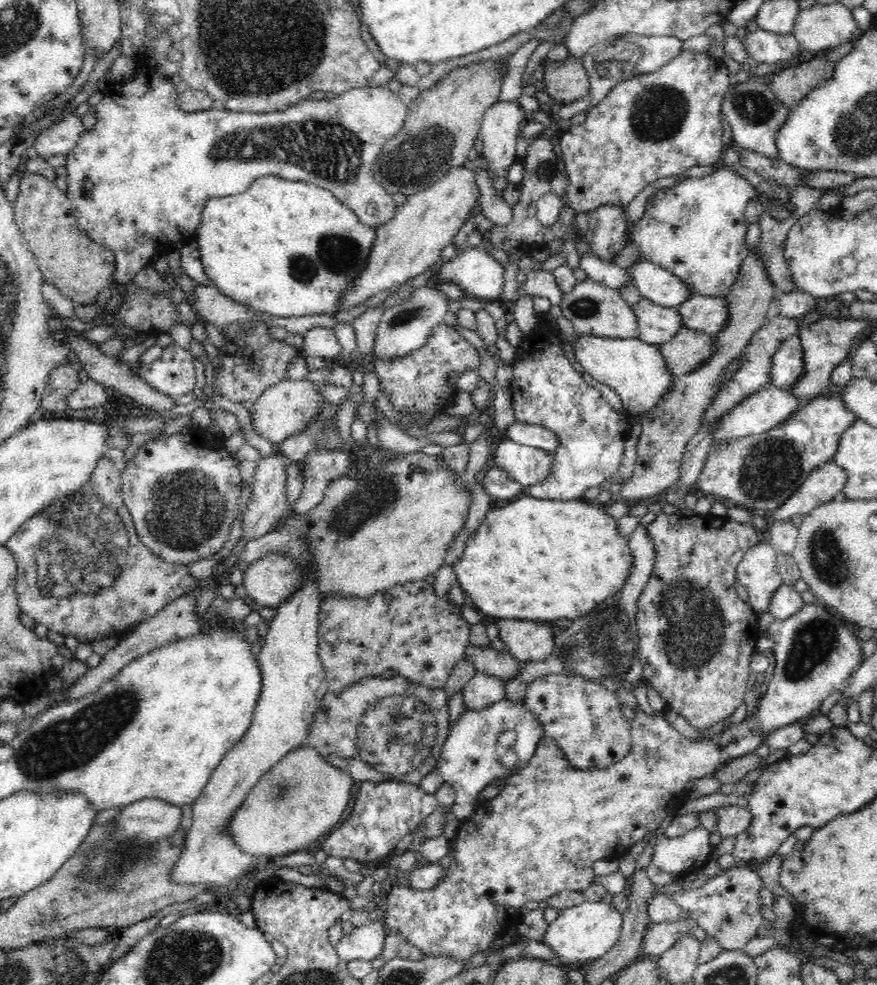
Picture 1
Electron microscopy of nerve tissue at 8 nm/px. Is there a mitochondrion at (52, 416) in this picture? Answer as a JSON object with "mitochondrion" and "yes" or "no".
{"mitochondrion":"no"}

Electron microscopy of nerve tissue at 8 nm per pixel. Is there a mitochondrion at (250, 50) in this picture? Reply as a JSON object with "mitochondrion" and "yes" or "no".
{"mitochondrion":"yes"}

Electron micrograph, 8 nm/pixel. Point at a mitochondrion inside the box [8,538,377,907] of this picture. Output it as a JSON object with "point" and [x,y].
{"point":[65,745]}

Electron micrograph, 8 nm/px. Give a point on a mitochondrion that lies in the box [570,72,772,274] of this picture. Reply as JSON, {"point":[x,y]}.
{"point":[658,113]}

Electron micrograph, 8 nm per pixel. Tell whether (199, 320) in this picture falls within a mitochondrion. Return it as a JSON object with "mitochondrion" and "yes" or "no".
{"mitochondrion":"no"}

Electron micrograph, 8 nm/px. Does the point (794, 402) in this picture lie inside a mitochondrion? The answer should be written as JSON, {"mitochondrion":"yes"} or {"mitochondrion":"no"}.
{"mitochondrion":"no"}

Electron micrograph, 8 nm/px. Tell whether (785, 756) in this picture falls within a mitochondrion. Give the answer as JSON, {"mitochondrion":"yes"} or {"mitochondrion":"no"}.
{"mitochondrion":"no"}

